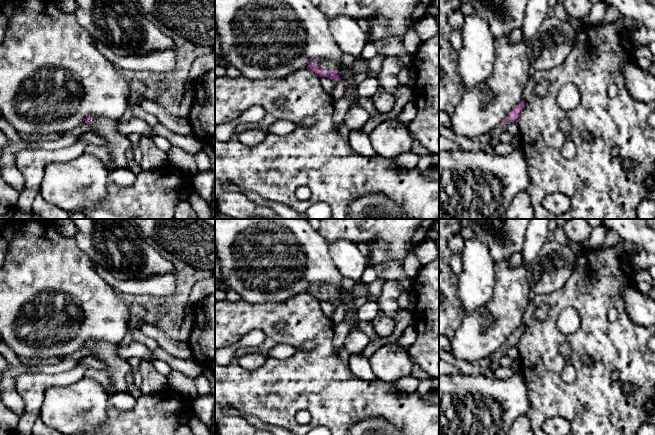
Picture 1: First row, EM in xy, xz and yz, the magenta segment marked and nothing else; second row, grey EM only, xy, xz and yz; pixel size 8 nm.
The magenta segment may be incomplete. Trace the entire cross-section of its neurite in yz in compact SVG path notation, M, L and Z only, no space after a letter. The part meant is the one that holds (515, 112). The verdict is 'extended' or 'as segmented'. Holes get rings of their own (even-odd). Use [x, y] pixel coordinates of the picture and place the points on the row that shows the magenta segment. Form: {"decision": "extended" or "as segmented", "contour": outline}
{"decision": "extended", "contour": "M524 100L517 104L500 125L491 133L491 143L489 145L481 145L480 150L492 152L494 147L500 142L501 134L506 131L508 124L517 121L525 105L526 103Z"}

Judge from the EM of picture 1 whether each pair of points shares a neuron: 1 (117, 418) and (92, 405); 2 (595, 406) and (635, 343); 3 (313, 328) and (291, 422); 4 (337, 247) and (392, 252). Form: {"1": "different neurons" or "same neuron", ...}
{"1": "different neurons", "2": "same neuron", "3": "same neuron", "4": "different neurons"}

